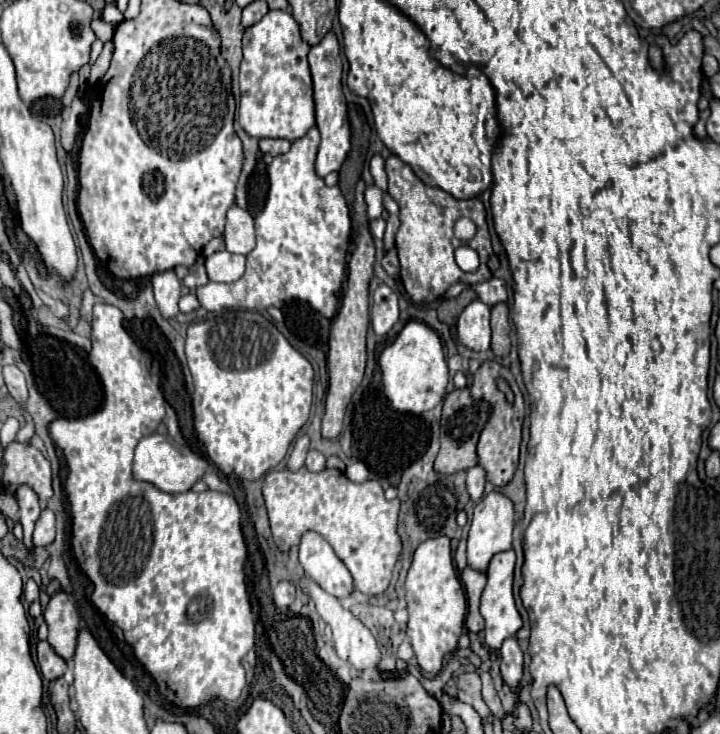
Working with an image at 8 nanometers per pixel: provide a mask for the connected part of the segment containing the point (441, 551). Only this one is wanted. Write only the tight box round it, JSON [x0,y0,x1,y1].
[405,535,467,673]

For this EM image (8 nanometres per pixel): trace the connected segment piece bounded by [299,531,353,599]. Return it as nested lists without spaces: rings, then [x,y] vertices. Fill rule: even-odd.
[[[303,533],[299,543],[299,563],[305,573],[327,593],[341,599],[353,591],[351,573],[347,573],[343,561],[335,557],[335,551],[319,533]]]

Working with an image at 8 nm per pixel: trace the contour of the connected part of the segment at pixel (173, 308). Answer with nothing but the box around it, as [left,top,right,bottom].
[153,271,181,319]

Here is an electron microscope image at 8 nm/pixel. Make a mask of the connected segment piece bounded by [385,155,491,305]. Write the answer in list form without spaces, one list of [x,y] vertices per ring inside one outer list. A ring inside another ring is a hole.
[[[389,155],[385,163],[385,171],[389,175],[389,195],[393,201],[399,205],[399,231],[395,237],[395,247],[399,253],[399,263],[401,263],[401,281],[407,291],[407,295],[419,303],[419,305],[429,305],[435,299],[439,299],[451,285],[455,283],[467,283],[475,285],[481,281],[491,279],[491,271],[487,267],[487,259],[491,255],[491,237],[489,237],[489,227],[485,221],[485,207],[479,199],[455,199],[447,191],[439,187],[431,187],[423,183],[413,169],[403,163],[397,155]],[[459,217],[469,217],[477,225],[477,235],[463,243],[453,235],[453,225]],[[469,245],[471,249],[477,251],[481,265],[475,273],[465,273],[459,269],[455,263],[455,249]]]

